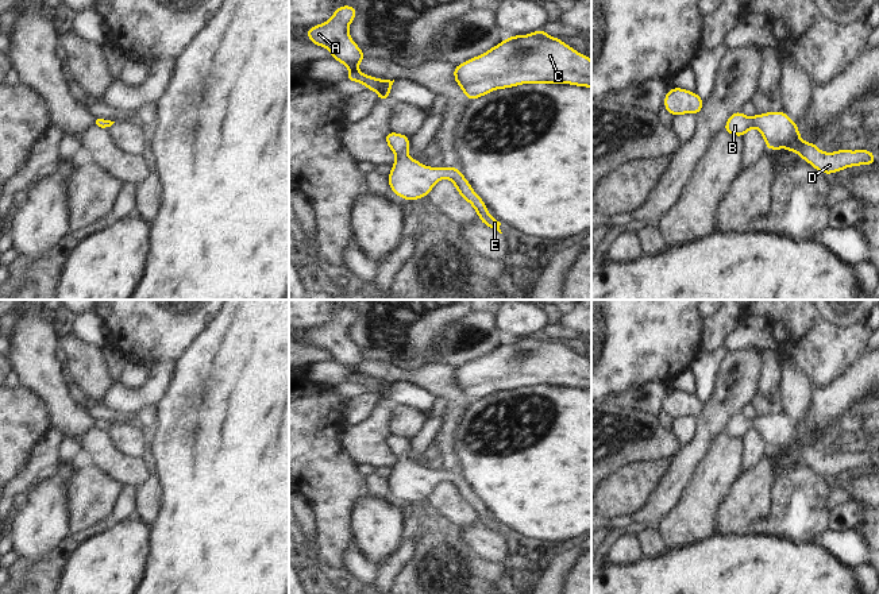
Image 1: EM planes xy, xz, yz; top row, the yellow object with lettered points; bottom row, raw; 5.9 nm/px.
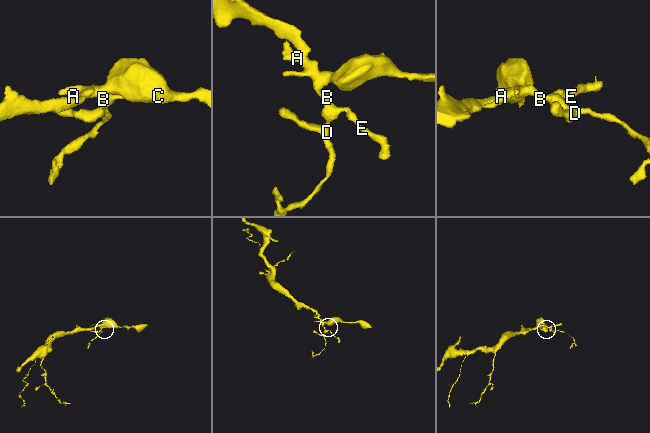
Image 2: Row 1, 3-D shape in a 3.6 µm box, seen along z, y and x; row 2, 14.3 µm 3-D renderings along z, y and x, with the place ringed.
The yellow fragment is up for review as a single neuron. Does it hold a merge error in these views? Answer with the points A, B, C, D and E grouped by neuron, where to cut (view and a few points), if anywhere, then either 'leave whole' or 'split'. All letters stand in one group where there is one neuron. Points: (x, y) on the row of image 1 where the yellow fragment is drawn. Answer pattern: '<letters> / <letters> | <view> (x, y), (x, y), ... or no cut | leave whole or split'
A B C D E | no cut | leave whole

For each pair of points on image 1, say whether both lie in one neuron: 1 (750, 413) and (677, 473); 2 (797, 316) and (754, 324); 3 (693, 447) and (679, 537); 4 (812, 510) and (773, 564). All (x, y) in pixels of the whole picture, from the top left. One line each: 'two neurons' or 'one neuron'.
1: two neurons
2: two neurons
3: two neurons
4: two neurons

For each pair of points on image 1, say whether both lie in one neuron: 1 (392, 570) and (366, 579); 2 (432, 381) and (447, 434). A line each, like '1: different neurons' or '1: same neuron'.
1: different neurons
2: same neuron

